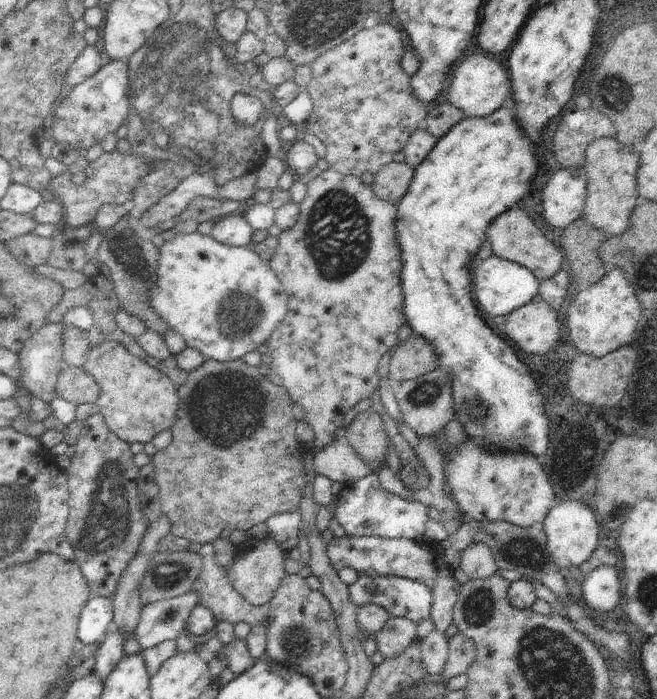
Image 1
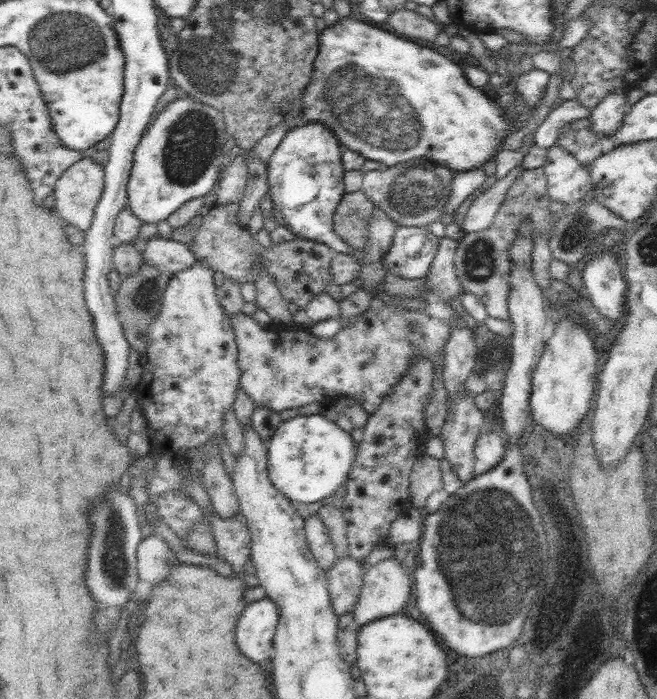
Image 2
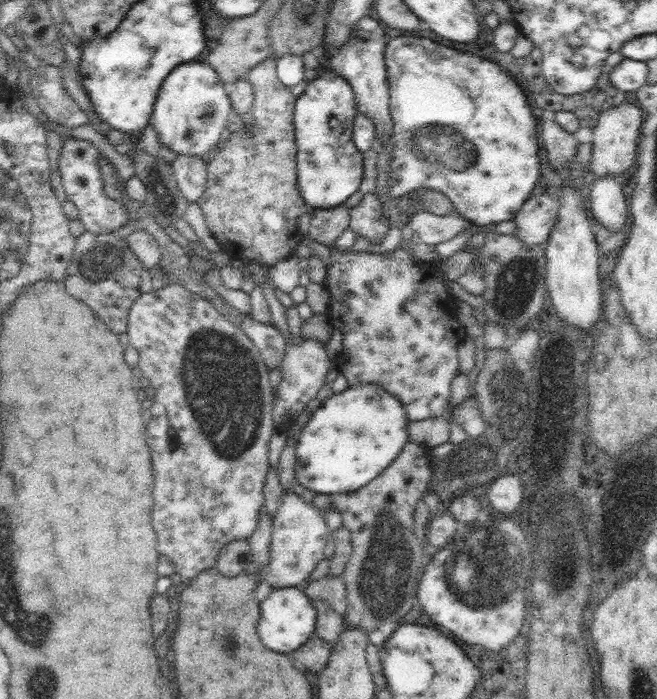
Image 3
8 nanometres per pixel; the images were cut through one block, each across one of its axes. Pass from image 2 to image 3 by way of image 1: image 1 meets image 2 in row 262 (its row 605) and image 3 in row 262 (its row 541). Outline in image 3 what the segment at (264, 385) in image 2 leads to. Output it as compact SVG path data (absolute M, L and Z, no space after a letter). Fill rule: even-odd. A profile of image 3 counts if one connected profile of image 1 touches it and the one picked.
M404 241L390 254L346 252L330 246L326 281L331 300L328 314L334 328L344 335L342 351L349 361L344 364L342 372L348 386L379 384L402 401L409 421L446 414L452 380L459 373L458 345L467 334L456 318L456 301L450 296L446 282L438 265L420 266L414 260L412 249ZM446 318L450 318L450 330L444 326Z

